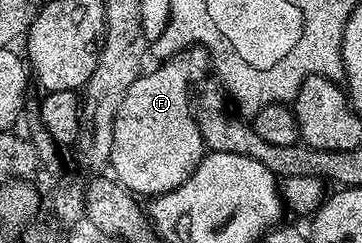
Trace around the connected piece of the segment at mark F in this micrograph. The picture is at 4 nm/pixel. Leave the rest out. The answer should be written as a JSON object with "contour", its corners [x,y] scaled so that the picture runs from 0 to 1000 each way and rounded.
{"contour":[[[525,189],[445,255],[453,255],[445,272],[390,300],[387,321],[370,329],[370,346],[359,346],[359,379],[348,379],[348,395],[337,407],[337,444],[326,444],[326,477],[315,477],[304,700],[312,700],[307,712],[318,745],[378,807],[395,798],[428,807],[492,774],[506,749],[525,741],[525,724],[547,691],[569,630],[558,543],[541,510],[536,420],[525,399],[525,374],[533,366],[530,337],[550,342],[566,317],[561,305],[577,300],[580,226],[561,189]]]}

